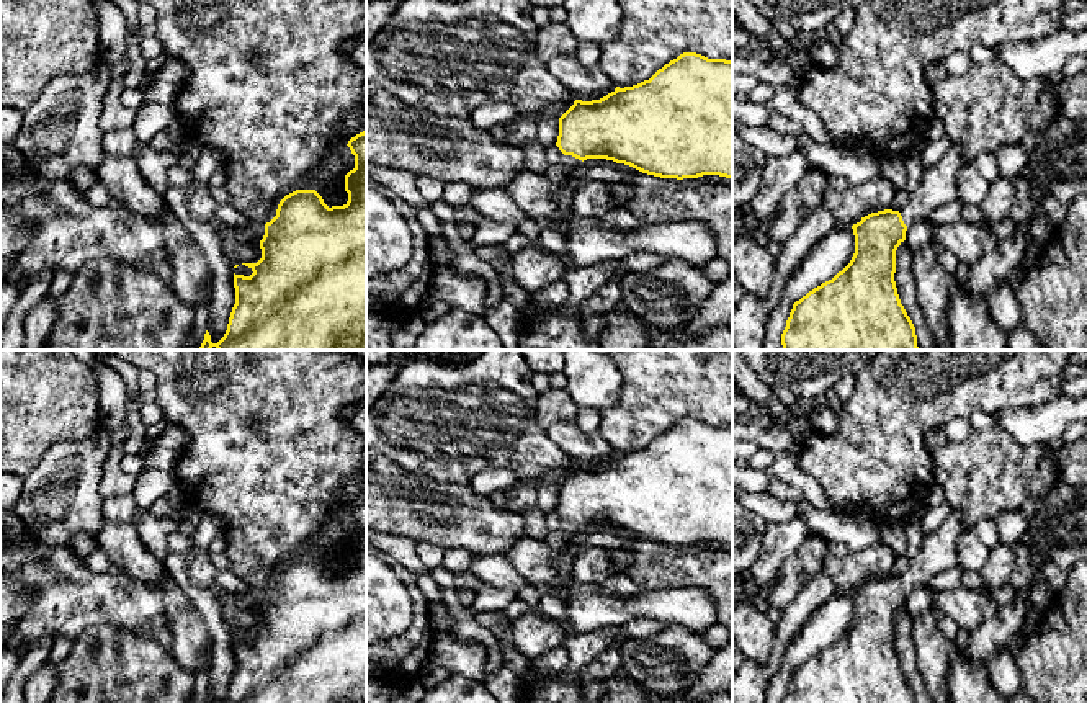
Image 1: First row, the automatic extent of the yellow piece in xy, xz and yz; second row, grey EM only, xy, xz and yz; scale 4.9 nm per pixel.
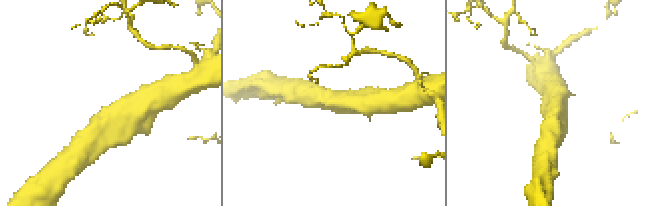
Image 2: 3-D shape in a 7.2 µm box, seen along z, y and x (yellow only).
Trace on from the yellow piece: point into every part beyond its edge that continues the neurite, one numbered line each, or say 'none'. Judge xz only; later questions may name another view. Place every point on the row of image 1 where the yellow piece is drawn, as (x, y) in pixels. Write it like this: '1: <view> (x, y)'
1: xz (572, 164)

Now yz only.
1: yz (937, 187)

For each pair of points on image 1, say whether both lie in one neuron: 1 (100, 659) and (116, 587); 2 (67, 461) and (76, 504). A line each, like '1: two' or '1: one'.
1: two
2: one

